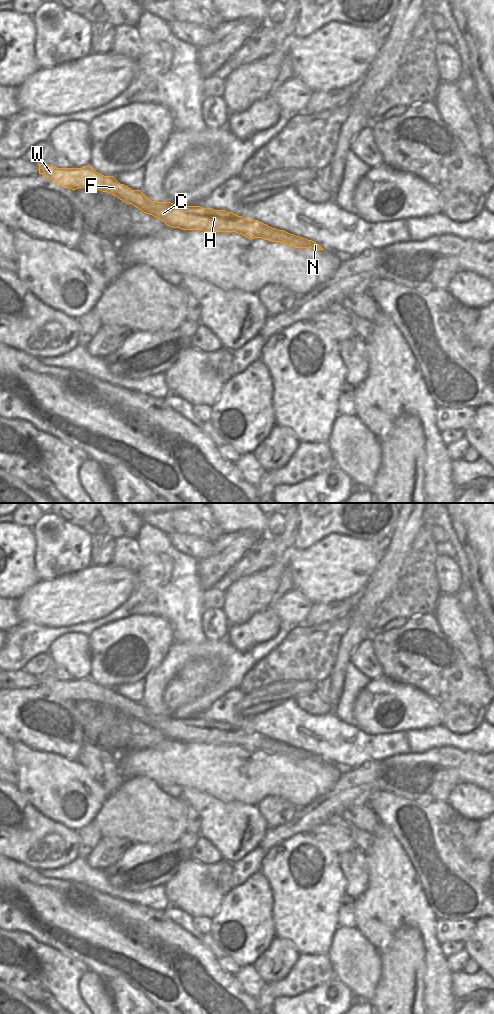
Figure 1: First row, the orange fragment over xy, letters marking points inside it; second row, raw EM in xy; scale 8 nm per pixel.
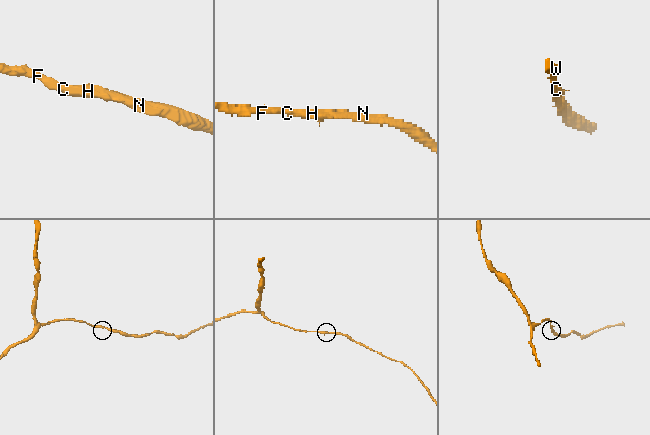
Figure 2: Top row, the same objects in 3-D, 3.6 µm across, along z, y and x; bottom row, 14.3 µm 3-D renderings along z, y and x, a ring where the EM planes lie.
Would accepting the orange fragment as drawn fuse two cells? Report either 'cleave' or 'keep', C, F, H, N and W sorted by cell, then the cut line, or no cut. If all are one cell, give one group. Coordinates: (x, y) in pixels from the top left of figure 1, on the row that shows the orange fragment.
keep; groups C F H N W; cut none

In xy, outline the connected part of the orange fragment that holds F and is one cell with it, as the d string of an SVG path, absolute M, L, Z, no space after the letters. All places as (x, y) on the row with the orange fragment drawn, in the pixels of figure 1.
M39 164L39 174L50 178L64 188L72 190L90 188L108 192L126 204L132 204L142 212L162 220L172 228L204 232L236 232L250 240L262 238L294 248L324 250L312 240L272 228L258 220L248 220L226 210L200 206L176 206L171 202L154 202L140 190L132 190L120 184L113 176L104 176L90 166L56 168L48 164Z

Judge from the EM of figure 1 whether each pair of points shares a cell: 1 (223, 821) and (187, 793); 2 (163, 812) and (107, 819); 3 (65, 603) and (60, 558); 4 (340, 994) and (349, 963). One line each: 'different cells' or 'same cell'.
1: same cell
2: same cell
3: different cells
4: different cells

